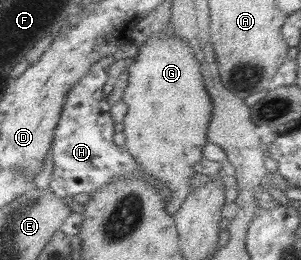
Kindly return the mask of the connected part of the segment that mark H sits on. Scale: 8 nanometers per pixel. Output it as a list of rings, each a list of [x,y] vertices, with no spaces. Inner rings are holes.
[[[117,55],[104,57],[92,65],[90,71],[68,91],[50,147],[53,171],[49,188],[56,198],[68,199],[80,193],[92,196],[98,189],[107,187],[109,182],[117,178],[141,178],[156,189],[156,193],[166,204],[170,190],[166,190],[152,175],[145,173],[124,146],[117,147],[112,143],[115,123],[109,114],[110,104],[102,96],[102,87],[108,80],[106,69],[117,59]]]

